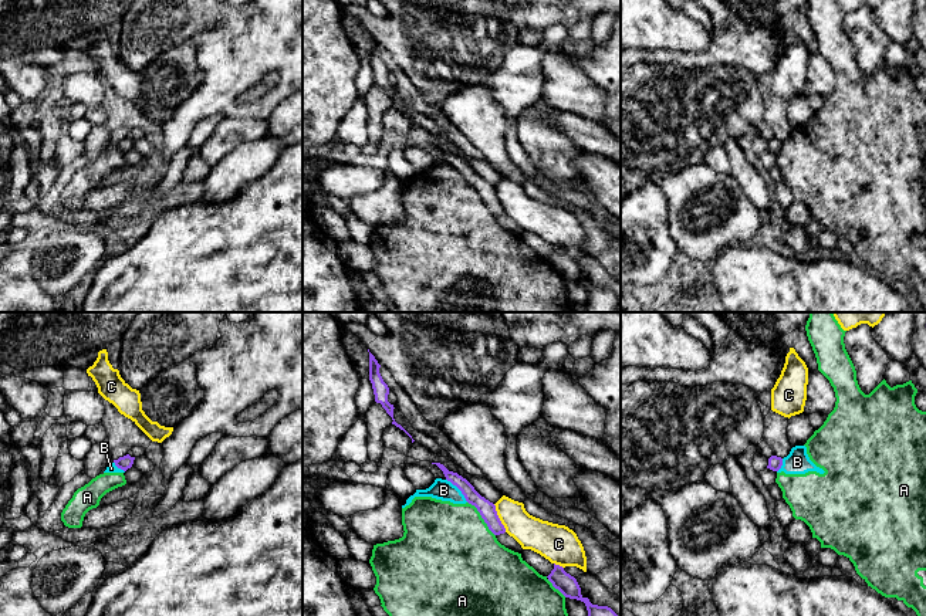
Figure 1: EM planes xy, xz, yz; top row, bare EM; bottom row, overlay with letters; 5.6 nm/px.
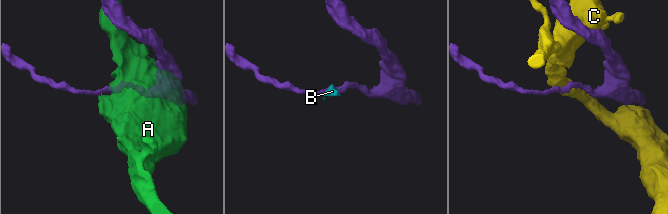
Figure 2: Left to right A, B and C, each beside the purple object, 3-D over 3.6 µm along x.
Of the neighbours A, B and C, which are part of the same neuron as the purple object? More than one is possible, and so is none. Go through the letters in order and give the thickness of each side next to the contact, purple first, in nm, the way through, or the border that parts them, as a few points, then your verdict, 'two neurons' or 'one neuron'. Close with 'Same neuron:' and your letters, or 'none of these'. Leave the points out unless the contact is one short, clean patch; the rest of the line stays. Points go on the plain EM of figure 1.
A: calibres 100 and 500 nm; two neurons
B: calibres 100 and 120 nm; border xz (446, 161), (467, 183); two neurons
C: calibres 100 and 180 nm; two neurons
Same neuron: none of these

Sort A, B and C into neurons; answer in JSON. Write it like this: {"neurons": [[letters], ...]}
{"neurons": [["A", "B"], ["C"]]}

